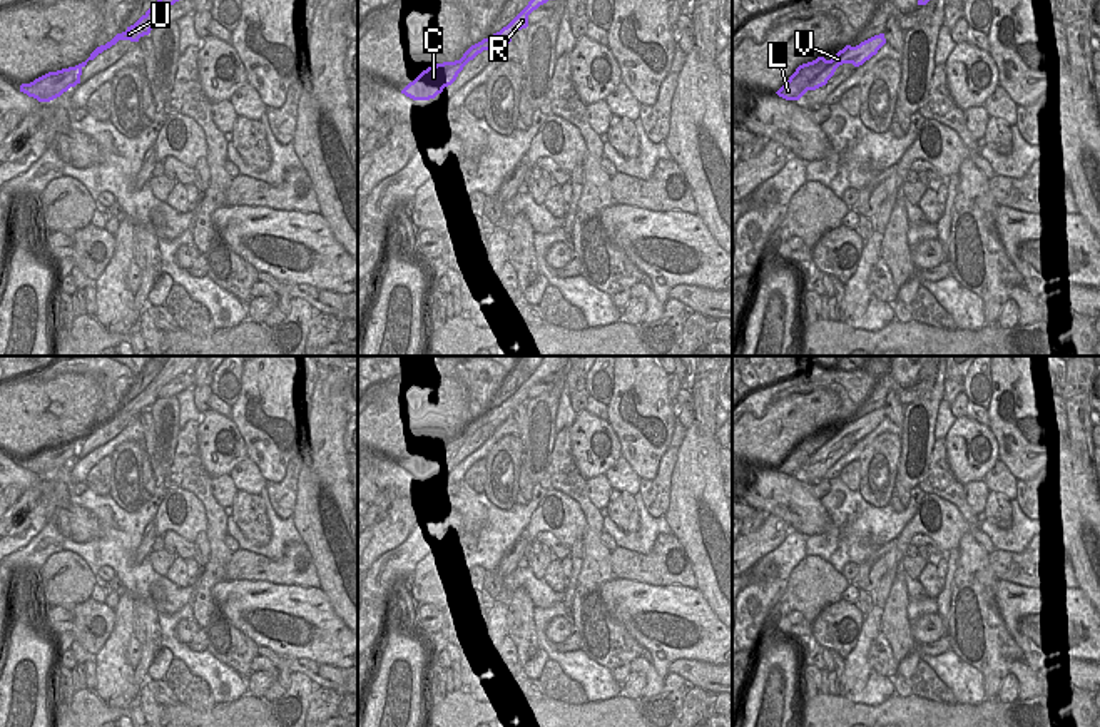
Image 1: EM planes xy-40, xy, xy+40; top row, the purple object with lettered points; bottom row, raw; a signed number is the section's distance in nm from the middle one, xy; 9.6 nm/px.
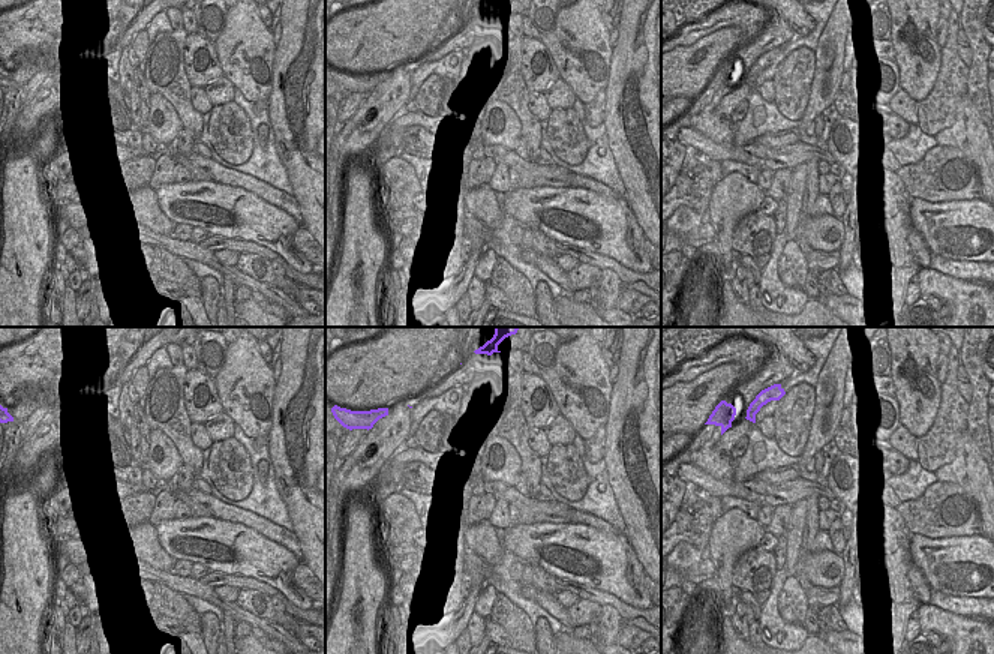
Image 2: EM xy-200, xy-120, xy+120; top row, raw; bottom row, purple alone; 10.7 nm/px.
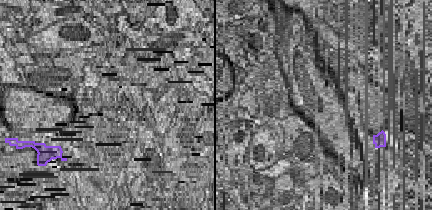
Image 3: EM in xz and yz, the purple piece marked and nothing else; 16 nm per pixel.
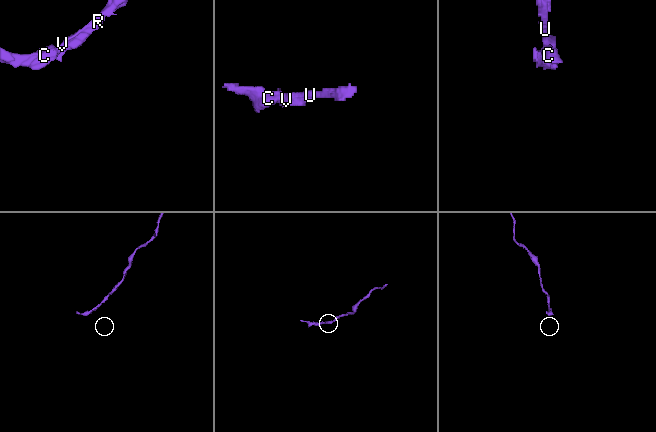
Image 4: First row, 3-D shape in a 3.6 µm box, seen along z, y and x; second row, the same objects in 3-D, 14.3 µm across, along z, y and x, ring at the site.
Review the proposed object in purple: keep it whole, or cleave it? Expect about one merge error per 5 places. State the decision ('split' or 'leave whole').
leave whole

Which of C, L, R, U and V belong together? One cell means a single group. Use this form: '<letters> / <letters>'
C L R U V

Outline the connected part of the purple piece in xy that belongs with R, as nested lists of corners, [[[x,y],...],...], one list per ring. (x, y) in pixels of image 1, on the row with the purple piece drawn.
[[[530,0],[528,5],[500,32],[488,38],[471,45],[460,60],[443,62],[423,70],[413,82],[410,82],[401,94],[413,100],[430,100],[443,92],[445,87],[451,85],[463,67],[473,60],[483,50],[498,53],[503,47],[512,42],[512,37],[528,27],[528,15],[548,0]]]

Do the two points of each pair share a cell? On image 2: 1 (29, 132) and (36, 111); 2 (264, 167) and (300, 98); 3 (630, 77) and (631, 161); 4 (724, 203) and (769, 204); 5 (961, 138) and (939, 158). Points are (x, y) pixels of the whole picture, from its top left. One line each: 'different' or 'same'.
1: same
2: different
3: same
4: different
5: different

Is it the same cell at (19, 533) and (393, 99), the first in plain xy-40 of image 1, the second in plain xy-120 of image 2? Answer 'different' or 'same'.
same

